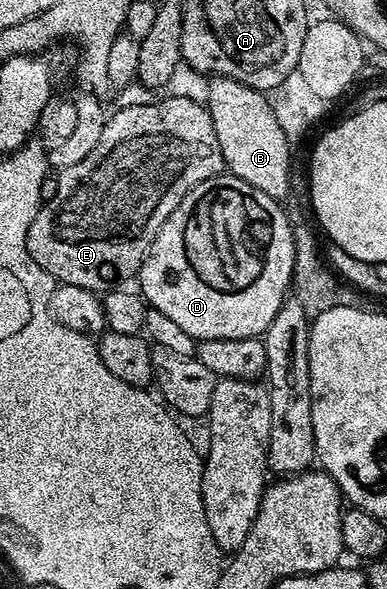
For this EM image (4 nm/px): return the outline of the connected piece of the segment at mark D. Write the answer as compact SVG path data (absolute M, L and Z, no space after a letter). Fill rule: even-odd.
M221 174L198 182L198 186L194 186L194 190L190 190L190 194L186 194L186 198L178 202L178 210L174 210L174 214L166 218L162 230L158 230L148 256L142 262L138 273L138 281L140 280L138 291L144 297L148 307L162 310L166 318L172 319L181 330L186 330L186 334L190 334L198 342L201 340L233 340L251 336L263 337L270 322L274 322L274 314L278 314L278 310L289 295L296 274L296 263L294 262L296 247L292 237L293 221L284 211L281 201L275 200L272 206L274 228L276 228L274 238L278 238L278 244L286 242L284 258L282 258L282 252L280 254L268 252L266 270L262 272L260 280L252 284L250 288L242 288L252 280L254 270L246 270L248 264L240 264L240 262L250 262L250 260L240 260L242 258L240 254L244 256L250 254L254 260L258 260L260 252L256 252L258 246L250 246L250 252L234 254L232 252L234 242L230 242L228 246L224 244L226 240L224 234L226 230L230 230L228 228L230 224L228 224L228 212L220 208L228 206L226 198L236 198L236 200L238 198L258 198L264 204L270 202L270 194L262 194L262 190L250 186L250 182L242 182L242 178L231 174ZM214 222L218 222L218 234L220 234L216 242L222 242L222 244L208 248L208 268L212 270L206 270L206 244L210 246L210 240L206 240L206 224L214 226ZM184 228L186 228L186 246L190 250L188 262L184 262L184 254L182 254L184 252L182 250ZM182 264L192 264L192 268L182 270Z

